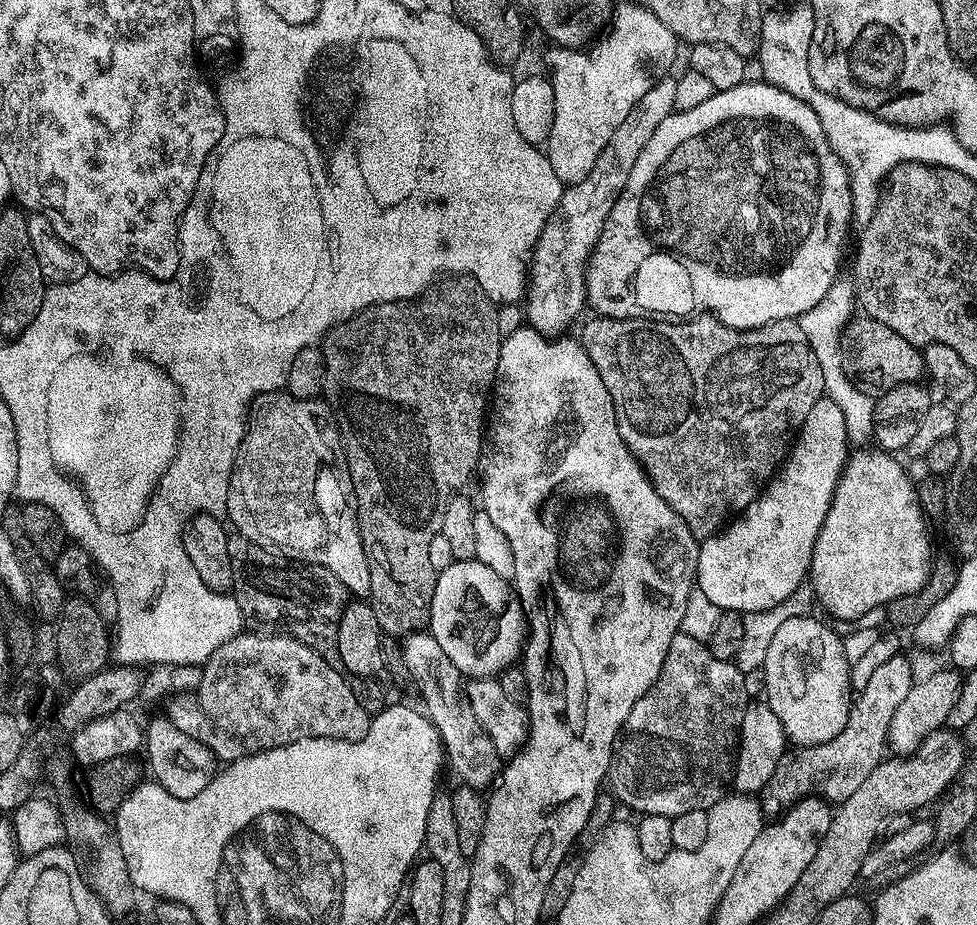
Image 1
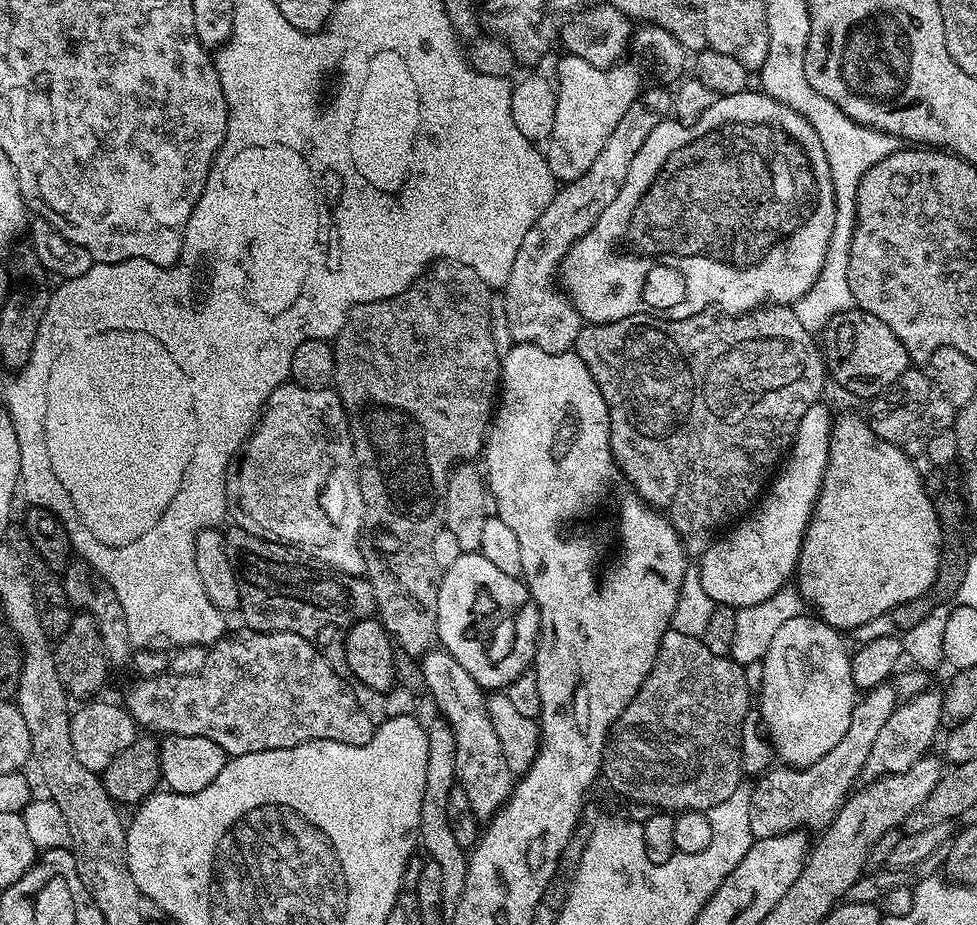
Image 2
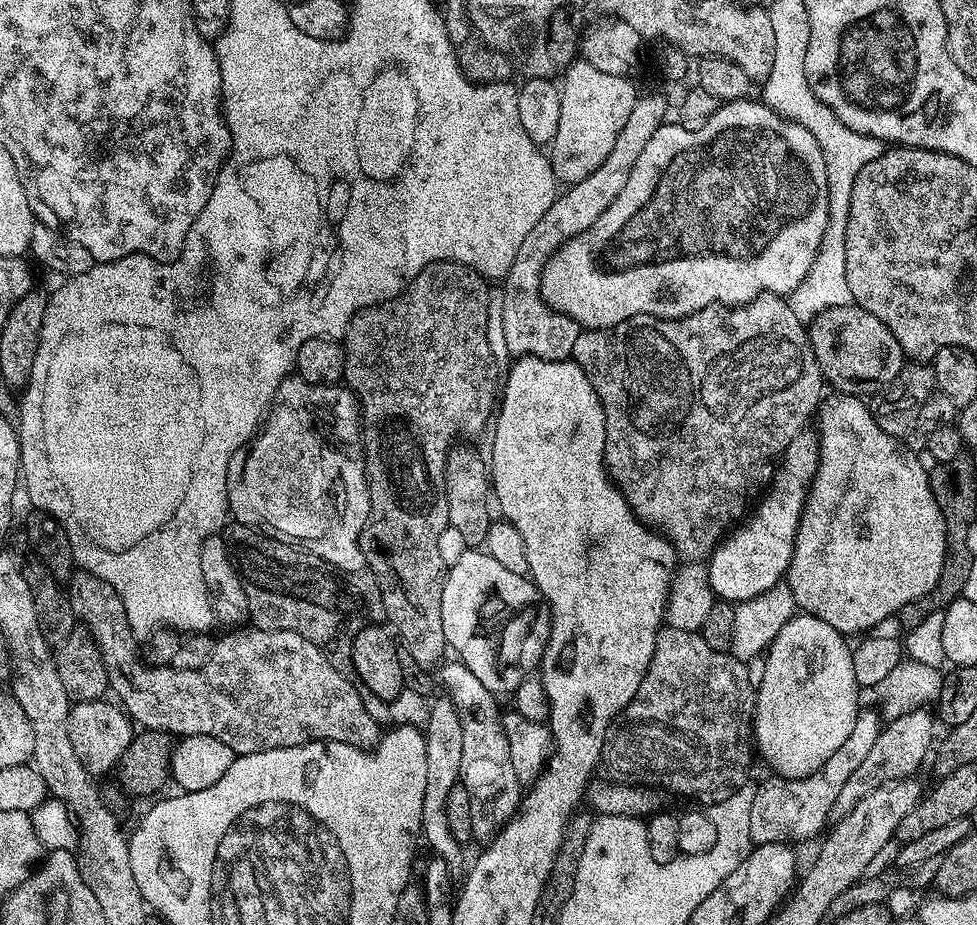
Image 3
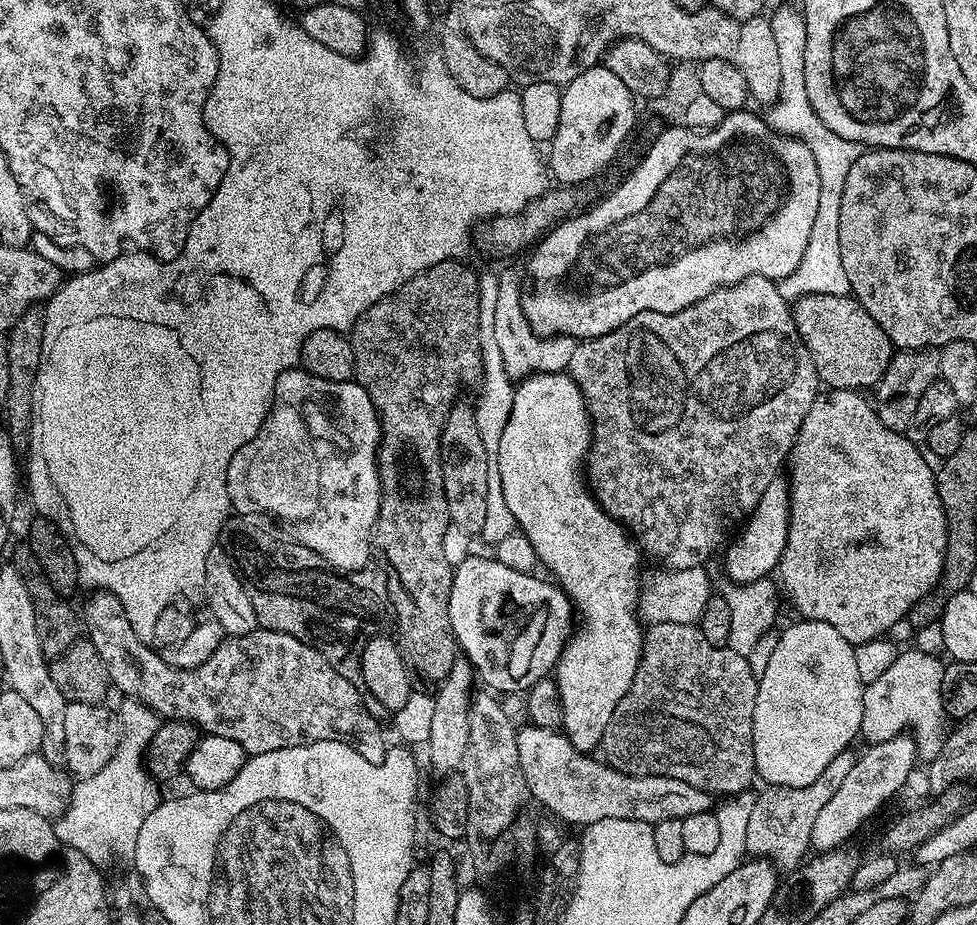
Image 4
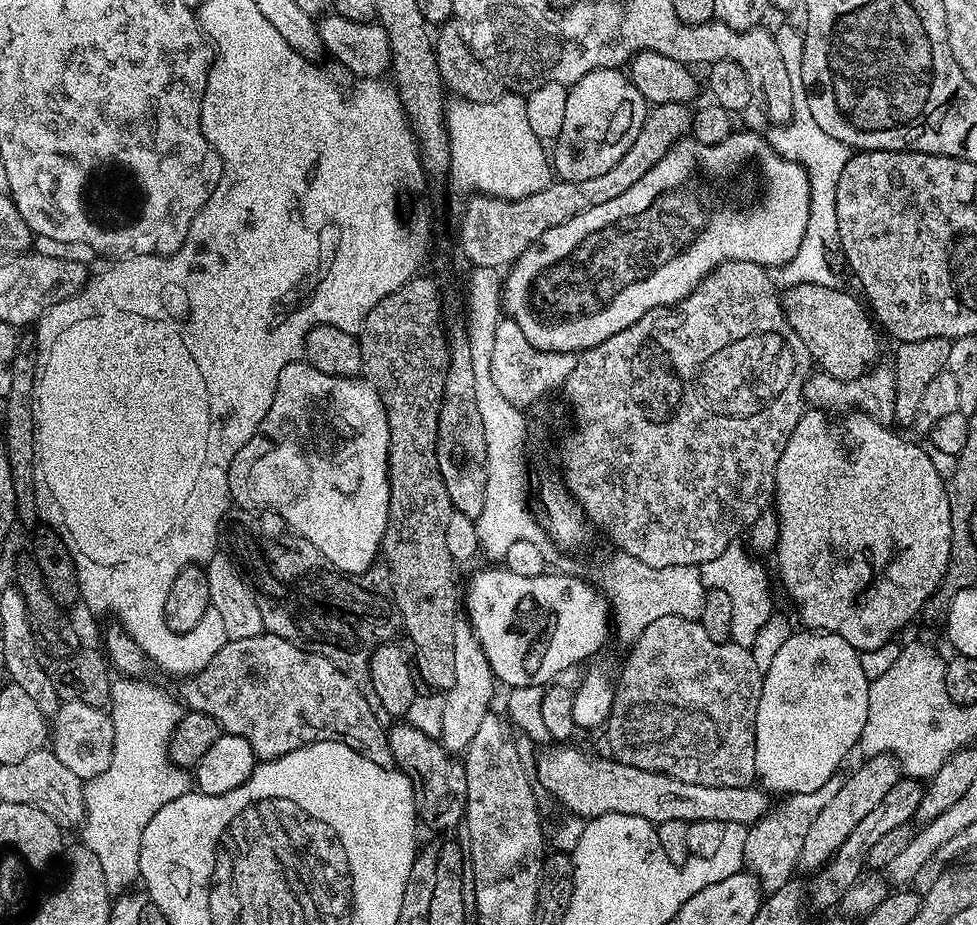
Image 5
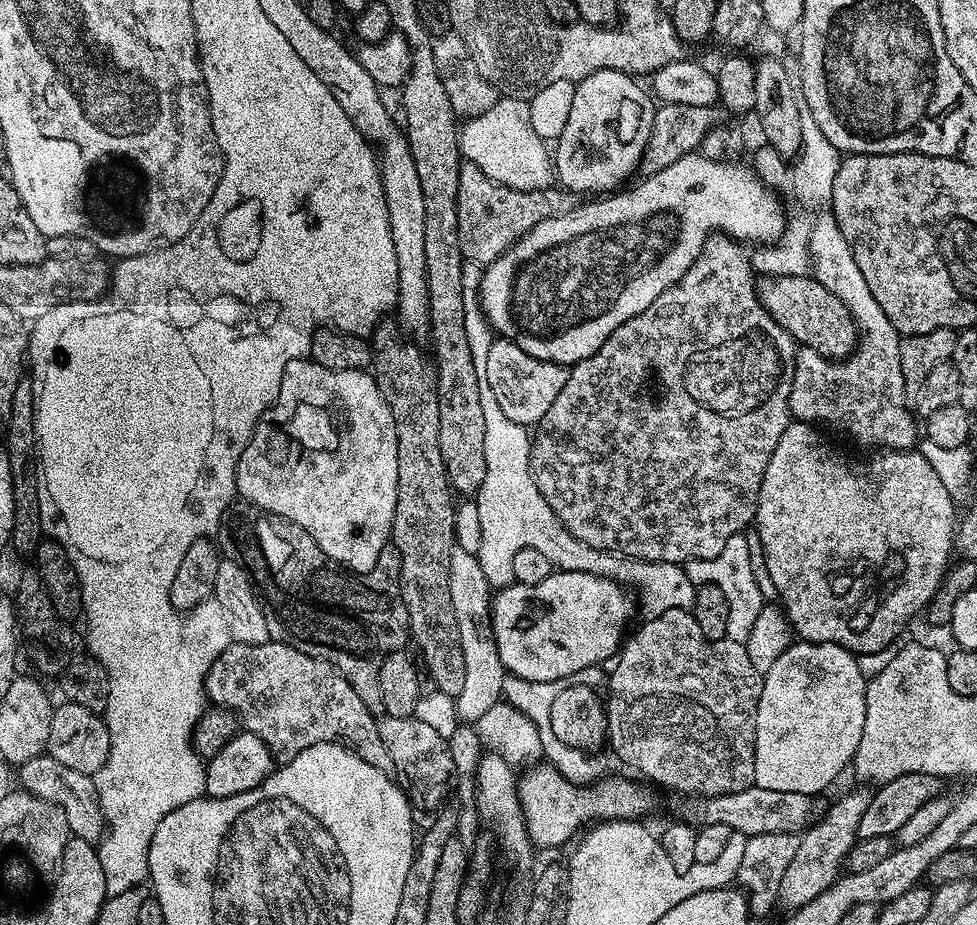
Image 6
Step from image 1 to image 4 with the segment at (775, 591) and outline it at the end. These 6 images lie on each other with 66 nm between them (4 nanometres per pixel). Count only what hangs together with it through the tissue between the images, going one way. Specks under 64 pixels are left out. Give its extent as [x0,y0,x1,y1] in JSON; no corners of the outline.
[723,475,790,584]

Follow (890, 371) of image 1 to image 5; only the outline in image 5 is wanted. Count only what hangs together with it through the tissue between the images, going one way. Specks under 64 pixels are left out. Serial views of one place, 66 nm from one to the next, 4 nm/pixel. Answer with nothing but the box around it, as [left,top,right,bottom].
[782,284,881,380]

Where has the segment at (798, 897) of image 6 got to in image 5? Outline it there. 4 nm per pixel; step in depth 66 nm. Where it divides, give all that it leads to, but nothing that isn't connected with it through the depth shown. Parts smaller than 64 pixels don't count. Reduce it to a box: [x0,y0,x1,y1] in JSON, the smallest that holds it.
[799,754,900,872]

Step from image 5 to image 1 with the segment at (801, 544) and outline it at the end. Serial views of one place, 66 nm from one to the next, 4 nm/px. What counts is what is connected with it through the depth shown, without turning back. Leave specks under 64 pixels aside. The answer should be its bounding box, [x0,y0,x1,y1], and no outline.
[810,450,932,622]

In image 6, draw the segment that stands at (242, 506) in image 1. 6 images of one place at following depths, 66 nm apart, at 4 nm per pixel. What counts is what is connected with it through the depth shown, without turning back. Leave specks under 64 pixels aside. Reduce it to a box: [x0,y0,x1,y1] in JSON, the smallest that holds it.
[234,358,398,572]

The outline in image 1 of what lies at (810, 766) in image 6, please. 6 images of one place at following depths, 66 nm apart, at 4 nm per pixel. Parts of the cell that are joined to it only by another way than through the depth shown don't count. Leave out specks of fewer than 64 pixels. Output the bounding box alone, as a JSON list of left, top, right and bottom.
[764,615,850,746]

